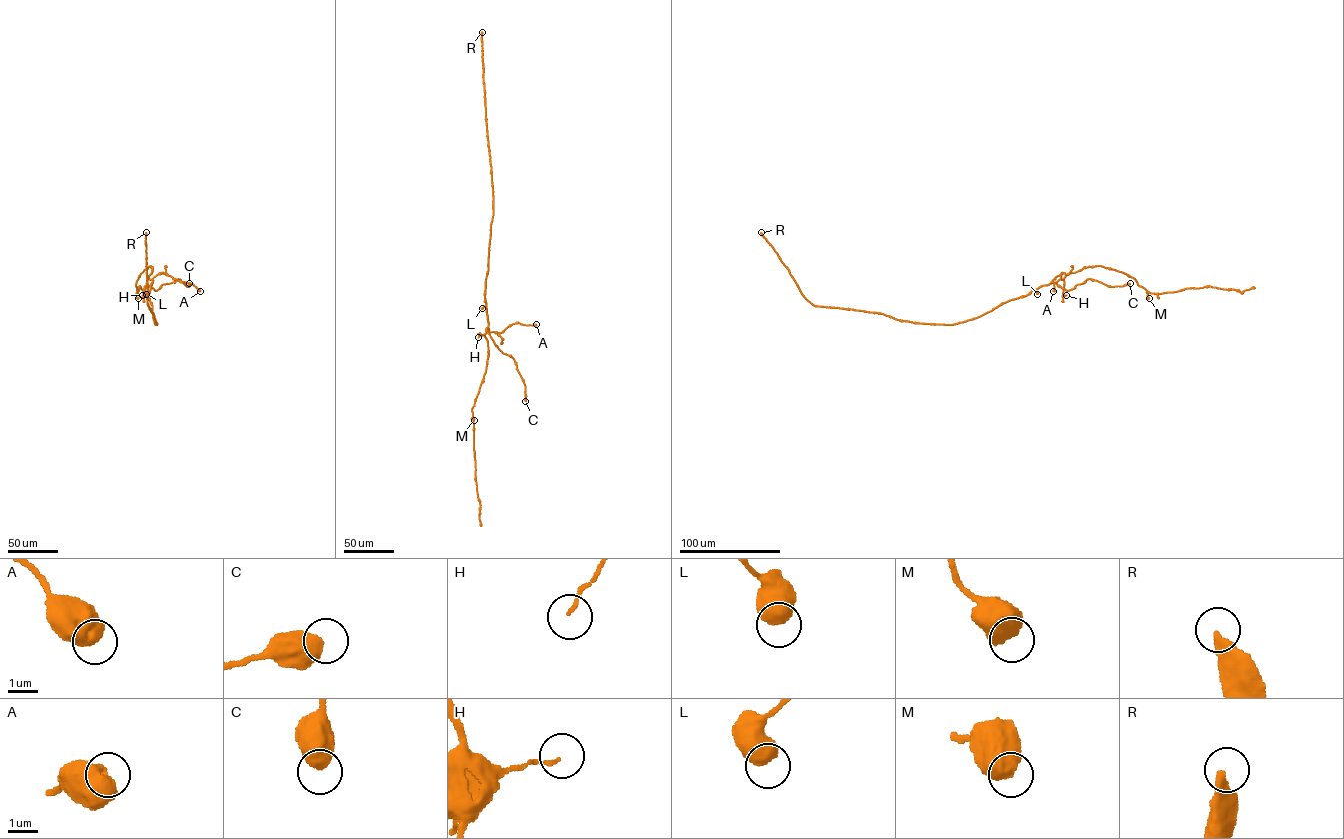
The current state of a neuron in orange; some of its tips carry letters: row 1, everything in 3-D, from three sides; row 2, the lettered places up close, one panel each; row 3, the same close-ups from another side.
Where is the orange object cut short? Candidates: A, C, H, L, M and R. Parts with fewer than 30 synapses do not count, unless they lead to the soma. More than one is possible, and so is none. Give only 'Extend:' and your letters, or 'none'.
Extend: R

